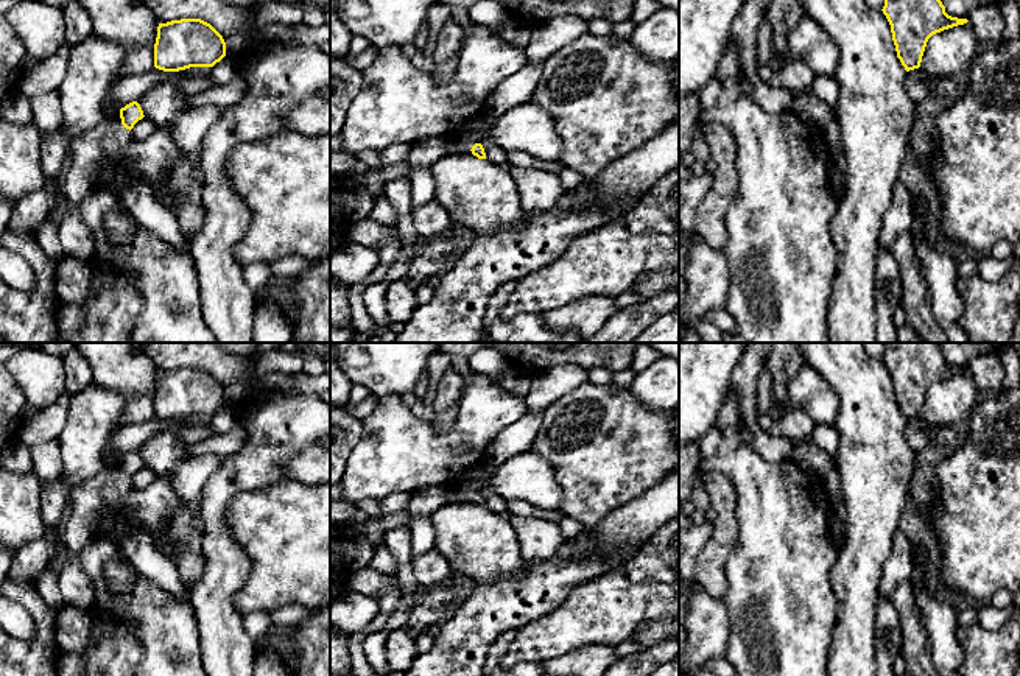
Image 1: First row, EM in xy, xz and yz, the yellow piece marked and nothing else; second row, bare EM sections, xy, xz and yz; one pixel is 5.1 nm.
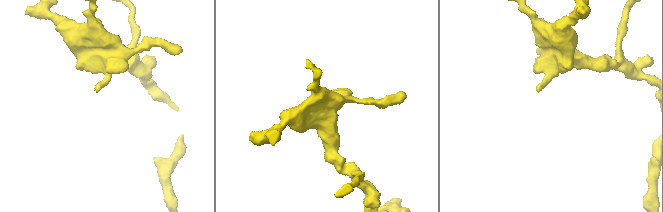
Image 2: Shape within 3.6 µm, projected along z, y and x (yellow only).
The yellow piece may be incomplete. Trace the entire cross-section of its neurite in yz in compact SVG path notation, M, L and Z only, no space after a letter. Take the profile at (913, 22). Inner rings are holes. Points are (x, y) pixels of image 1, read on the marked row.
M885 0L881 11L891 25L897 58L906 72L920 67L933 34L969 22L948 16L941 0Z

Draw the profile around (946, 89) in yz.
M928 78L930 95L934 95L941 100L953 101L959 97L958 84L953 78Z

